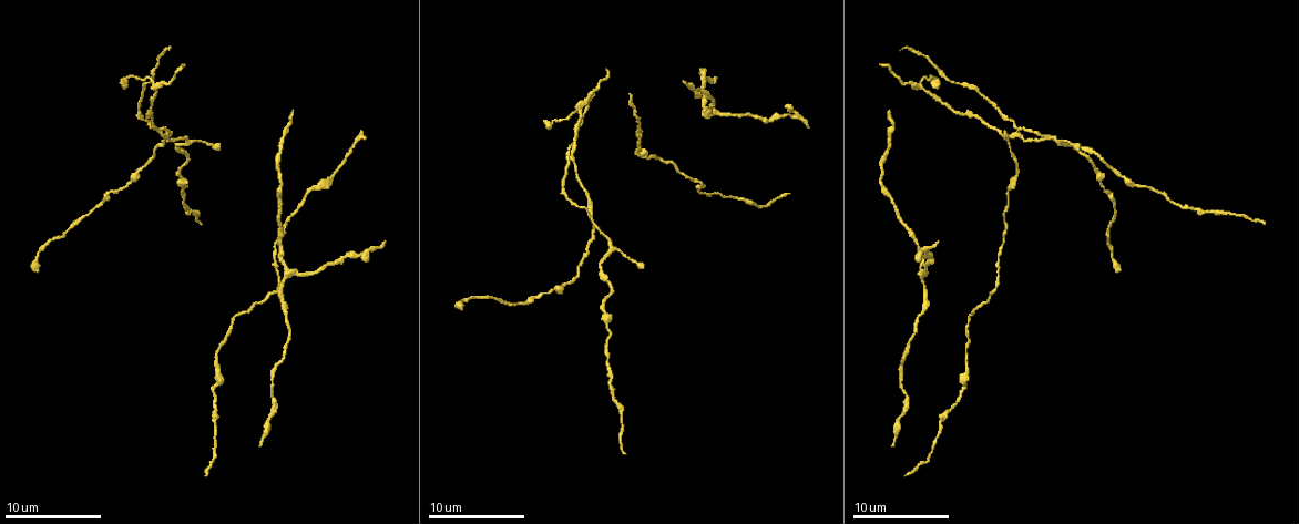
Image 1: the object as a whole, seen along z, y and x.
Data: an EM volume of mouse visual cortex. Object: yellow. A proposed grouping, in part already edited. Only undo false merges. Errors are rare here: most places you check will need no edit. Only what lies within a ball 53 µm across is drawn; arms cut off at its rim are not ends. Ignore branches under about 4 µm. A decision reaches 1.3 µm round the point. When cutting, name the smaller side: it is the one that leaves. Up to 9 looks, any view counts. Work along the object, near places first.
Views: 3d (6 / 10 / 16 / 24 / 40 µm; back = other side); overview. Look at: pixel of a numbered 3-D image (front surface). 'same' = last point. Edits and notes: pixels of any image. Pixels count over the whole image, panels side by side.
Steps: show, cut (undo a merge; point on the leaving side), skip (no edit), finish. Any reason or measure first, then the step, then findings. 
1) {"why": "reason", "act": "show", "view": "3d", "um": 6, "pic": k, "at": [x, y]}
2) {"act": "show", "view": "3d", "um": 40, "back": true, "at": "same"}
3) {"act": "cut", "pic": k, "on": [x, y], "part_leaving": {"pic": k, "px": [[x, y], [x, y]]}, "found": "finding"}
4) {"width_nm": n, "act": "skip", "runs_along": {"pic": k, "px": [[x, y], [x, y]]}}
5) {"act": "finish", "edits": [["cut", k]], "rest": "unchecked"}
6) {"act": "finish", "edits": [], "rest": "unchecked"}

{"why": "looks like a crossing", "act": "show", "view": "3d", "um": 10, "pic": 1, "at": [598, 225]}

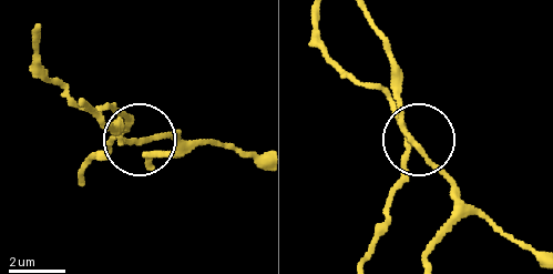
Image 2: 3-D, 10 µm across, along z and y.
{"arms": 4, "act": "skip", "runs_along": {"pic": 2, "px": [[369, 18], [386, 39], [389, 82], [412, 140], [389, 209]]}, "found": "all the same cell"}

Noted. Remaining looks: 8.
{"why": "sudden change in width", "act": "show", "view": "3d", "um": 10, "pic": 1, "at": [598, 267]}

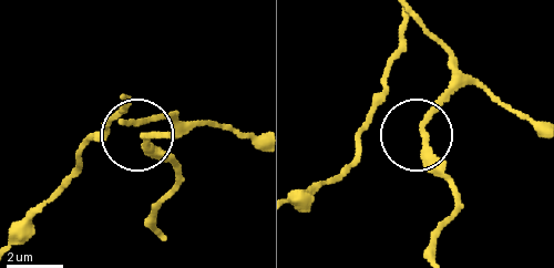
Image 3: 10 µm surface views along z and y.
{"width_nm": 230, "act": "skip", "runs_along": {"pic": 3, "px": [[414, 17], [451, 60], [427, 145], [451, 193]]}, "found": "continuous, no second cell"}

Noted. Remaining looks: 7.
{"why": "a fork", "act": "show", "view": "3d", "um": 6, "pic": 1, "at": [152, 87]}

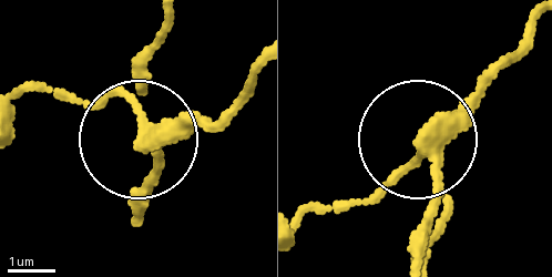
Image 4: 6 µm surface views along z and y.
{"width_nm": 300, "act": "skip", "runs_along": {"pic": 4, "px": [[140, 223], [156, 163], [132, 115], [112, 95], [57, 95]]}, "found": "one cell here"}

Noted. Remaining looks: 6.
{"why": "a fork", "act": "show", "view": "3d", "um": 10, "pic": 1, "at": [291, 270]}

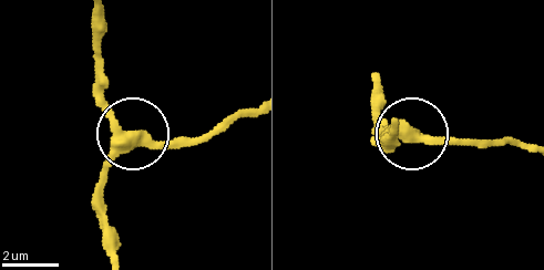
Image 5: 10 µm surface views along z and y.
{"width_nm": 340, "act": "skip", "runs_along": {"pic": 5, "px": [[94, 14], [109, 114], [137, 136], [206, 143]]}, "found": "all the same cell"}

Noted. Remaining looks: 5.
{"act": "finish", "edits": [], "rest": "unchecked"}

